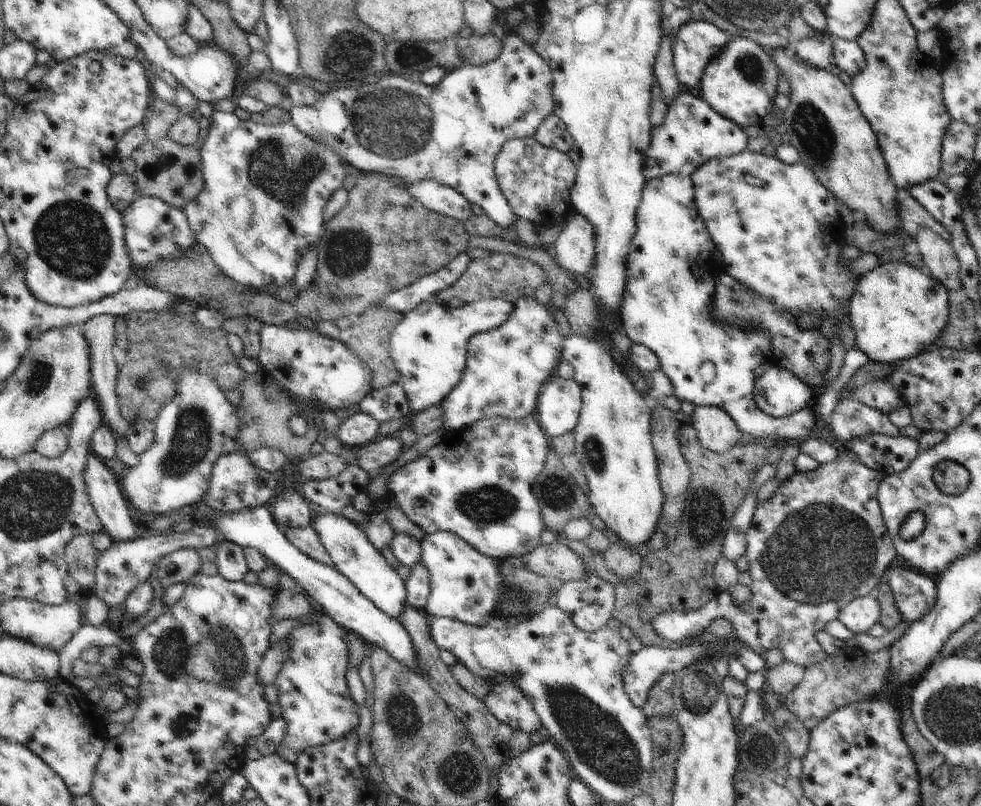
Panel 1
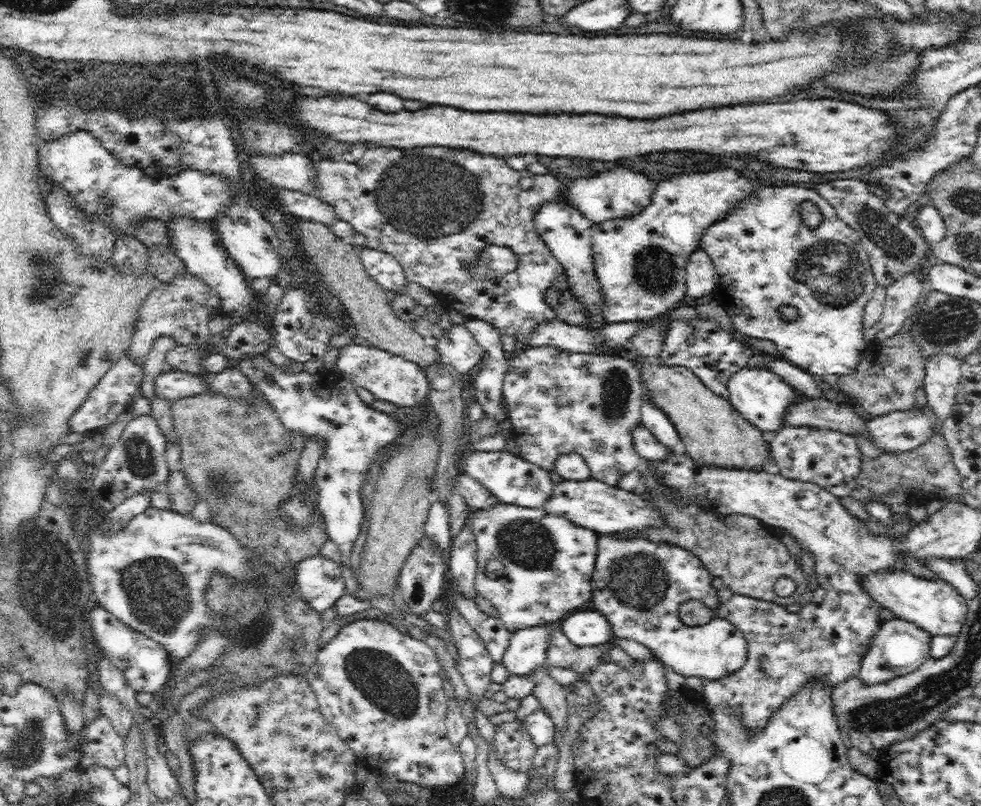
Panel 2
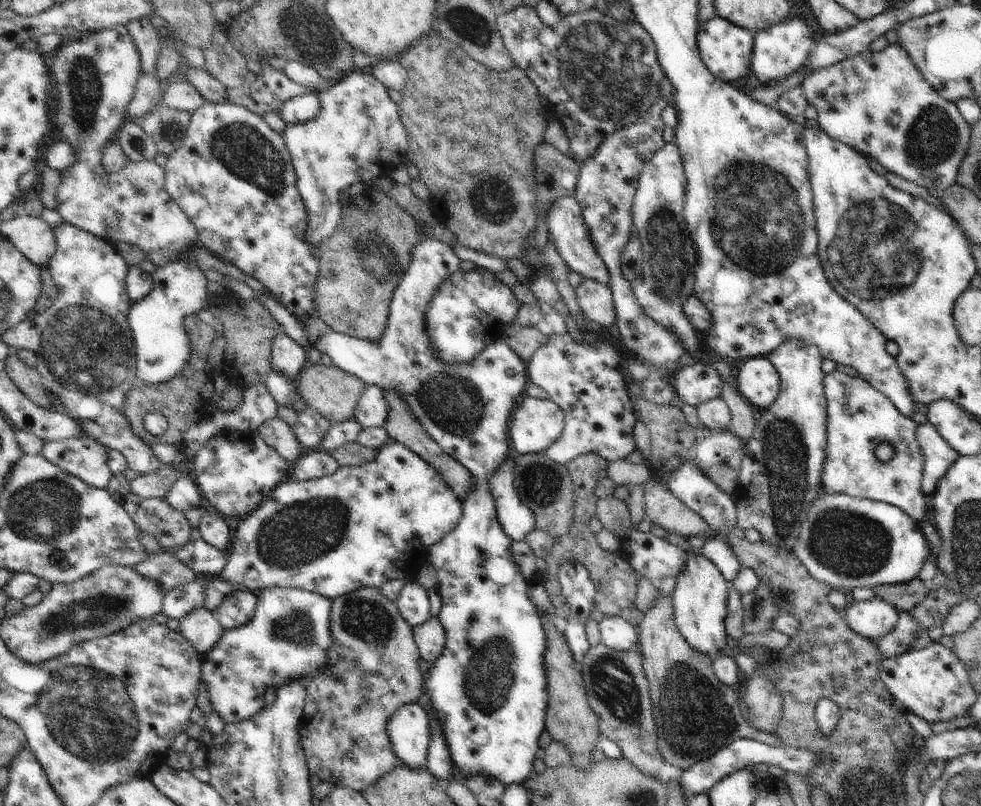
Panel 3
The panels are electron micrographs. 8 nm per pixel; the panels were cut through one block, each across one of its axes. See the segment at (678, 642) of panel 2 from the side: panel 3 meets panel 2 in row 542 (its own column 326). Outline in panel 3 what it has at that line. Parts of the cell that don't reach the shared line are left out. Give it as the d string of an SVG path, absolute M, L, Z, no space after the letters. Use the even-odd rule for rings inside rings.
M272 587L261 590L256 596L258 602L254 616L242 626L236 627L235 629L225 629L219 641L215 642L213 648L207 650L206 654L202 656L201 679L203 687L208 691L214 712L219 714L219 717L222 718L226 725L241 723L242 721L254 718L254 715L257 715L265 708L264 693L270 686L278 689L292 681L304 681L306 685L329 664L329 650L333 645L331 635L331 608L333 602L328 597L322 596L314 591L299 589L298 587Z

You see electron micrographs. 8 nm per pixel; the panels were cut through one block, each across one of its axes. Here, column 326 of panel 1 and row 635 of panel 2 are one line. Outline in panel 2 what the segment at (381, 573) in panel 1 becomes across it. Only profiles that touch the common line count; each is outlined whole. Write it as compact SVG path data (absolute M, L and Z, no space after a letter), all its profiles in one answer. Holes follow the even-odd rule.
M557 624L529 626L515 631L508 642L508 648L502 656L502 663L512 675L530 675L538 666L546 665L546 650L550 646L550 630Z

